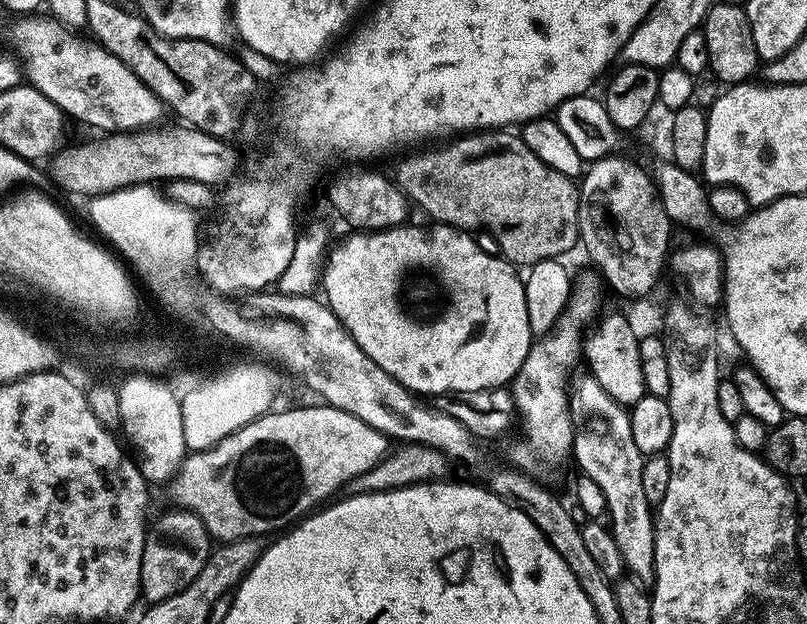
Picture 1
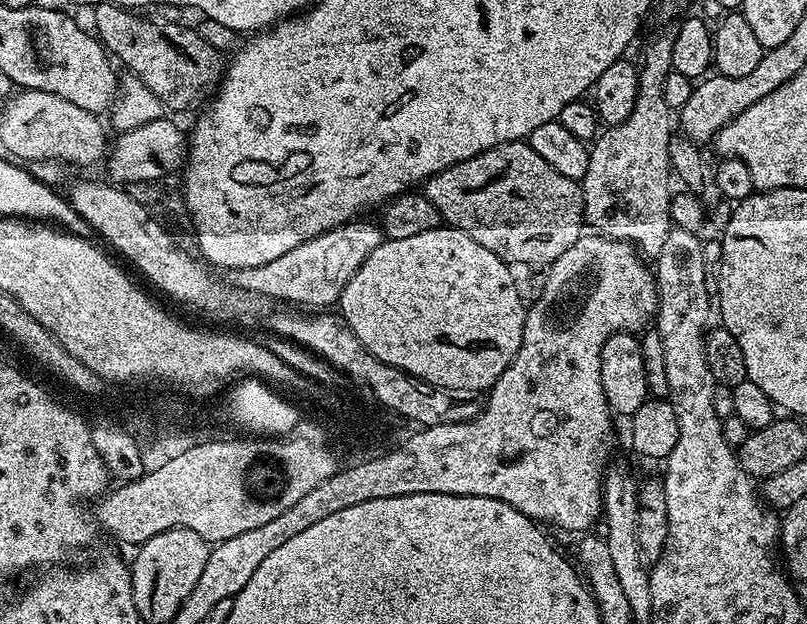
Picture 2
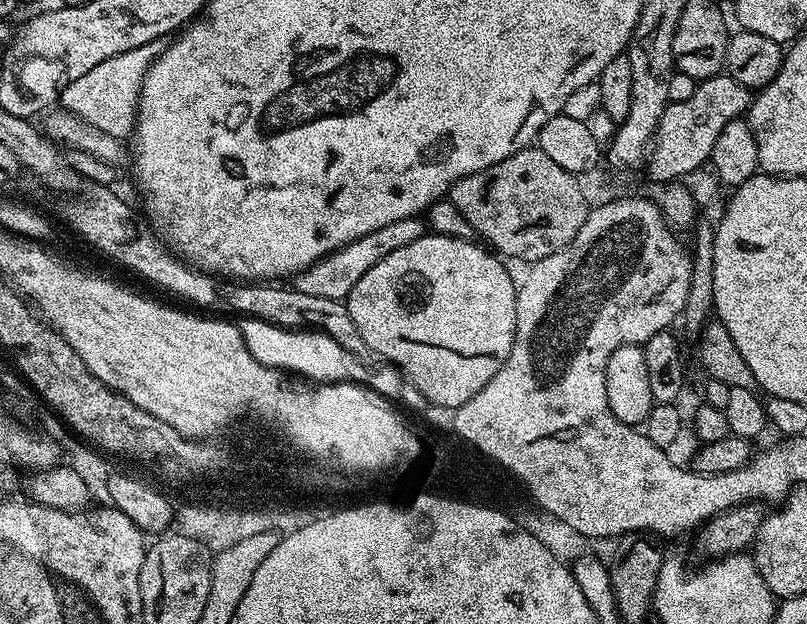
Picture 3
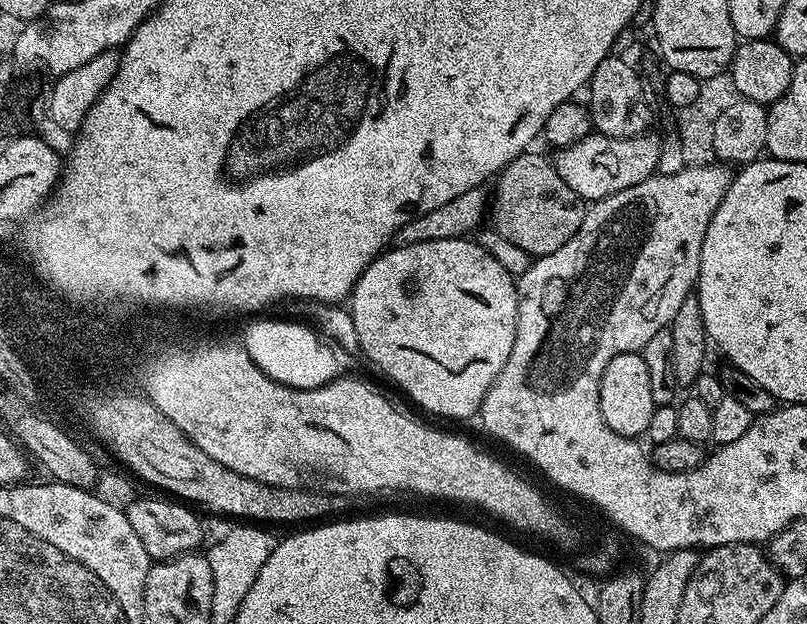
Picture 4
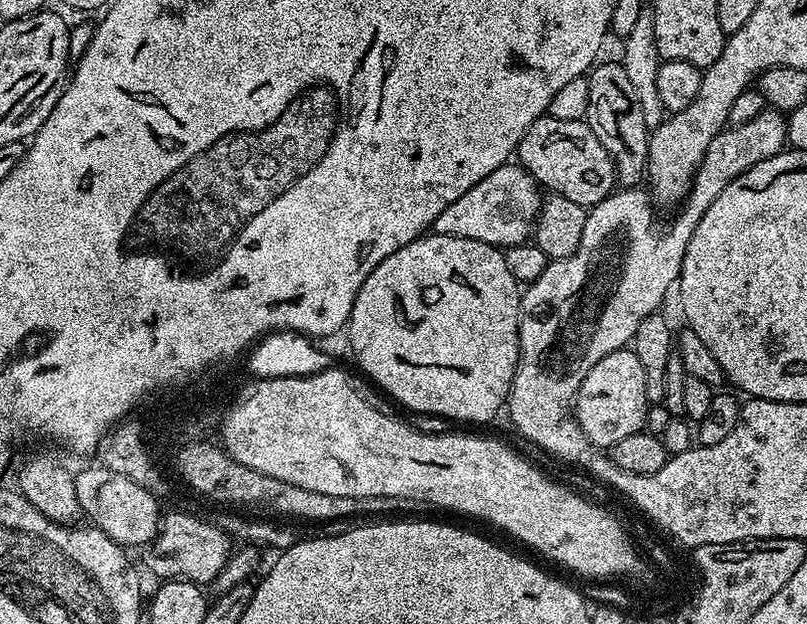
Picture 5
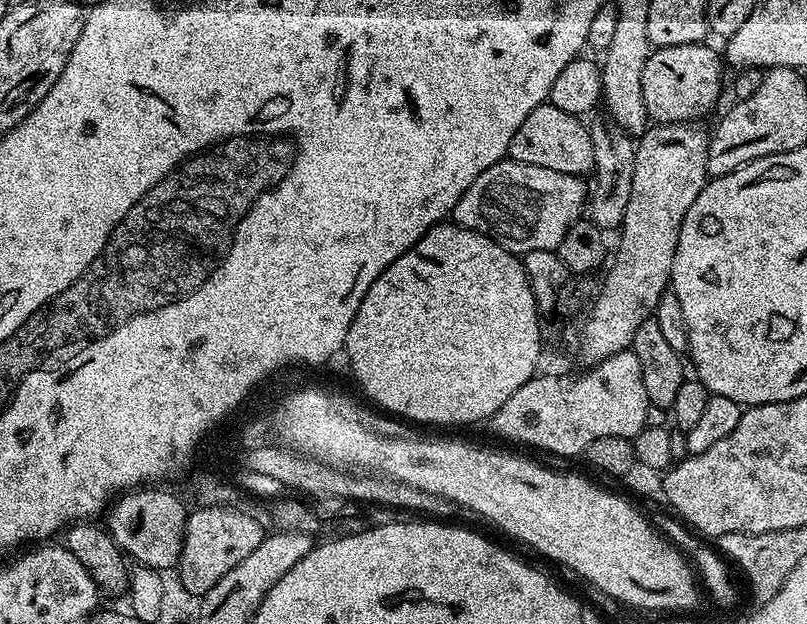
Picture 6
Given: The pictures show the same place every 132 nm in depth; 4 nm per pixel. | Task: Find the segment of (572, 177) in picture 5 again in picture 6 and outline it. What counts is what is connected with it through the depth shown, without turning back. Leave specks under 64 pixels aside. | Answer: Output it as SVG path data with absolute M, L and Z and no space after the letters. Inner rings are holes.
M550 102L540 104L530 110L530 114L526 114L526 122L522 122L518 130L514 130L507 159L530 166L546 166L546 170L558 170L562 174L587 177L595 169L596 163L592 134L589 125L584 123L581 117L566 114L566 110L558 110L558 106Z

